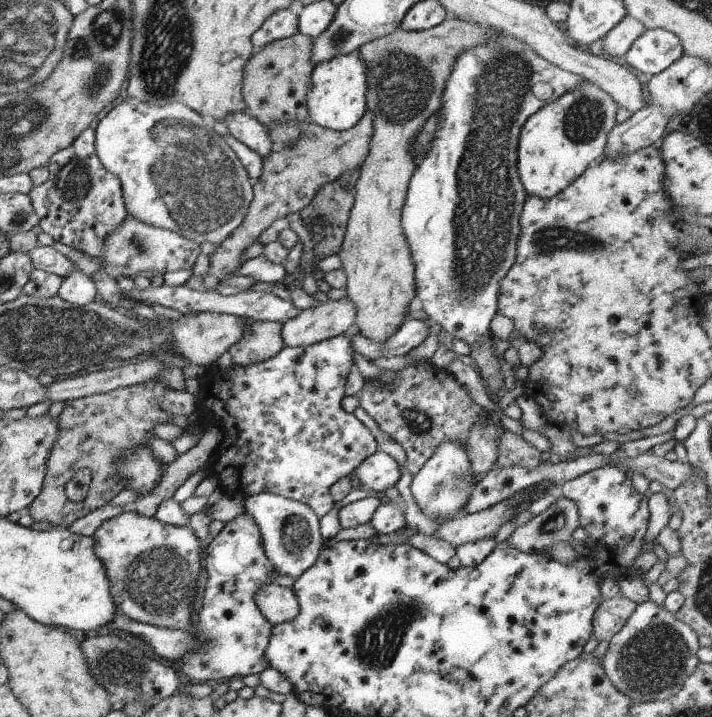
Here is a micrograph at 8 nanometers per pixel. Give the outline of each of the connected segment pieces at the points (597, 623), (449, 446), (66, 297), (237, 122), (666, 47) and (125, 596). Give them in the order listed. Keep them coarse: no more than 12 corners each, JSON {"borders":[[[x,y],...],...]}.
{"borders":[[[623,595],[603,599],[593,619],[598,642],[610,641],[637,604]],[[442,442],[413,476],[421,512],[460,517],[479,480],[458,442]],[[92,275],[64,276],[58,296],[78,307],[97,300]],[[248,113],[226,114],[230,135],[265,159],[270,134]],[[645,29],[625,60],[654,76],[684,55],[666,29]],[[135,512],[93,536],[121,615],[190,628],[201,543]]]}

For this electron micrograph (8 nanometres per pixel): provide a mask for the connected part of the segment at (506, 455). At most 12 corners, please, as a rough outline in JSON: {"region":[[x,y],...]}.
{"region":[[504,428],[494,467],[536,468],[541,453]]}

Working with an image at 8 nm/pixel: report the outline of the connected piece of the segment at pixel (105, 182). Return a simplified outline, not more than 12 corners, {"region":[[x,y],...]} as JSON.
{"region":[[84,130],[28,194],[43,232],[90,257],[126,220]]}

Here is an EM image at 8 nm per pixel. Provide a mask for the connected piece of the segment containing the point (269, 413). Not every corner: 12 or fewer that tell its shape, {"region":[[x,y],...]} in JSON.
{"region":[[351,329],[199,377],[207,476],[319,520],[378,451]]}

